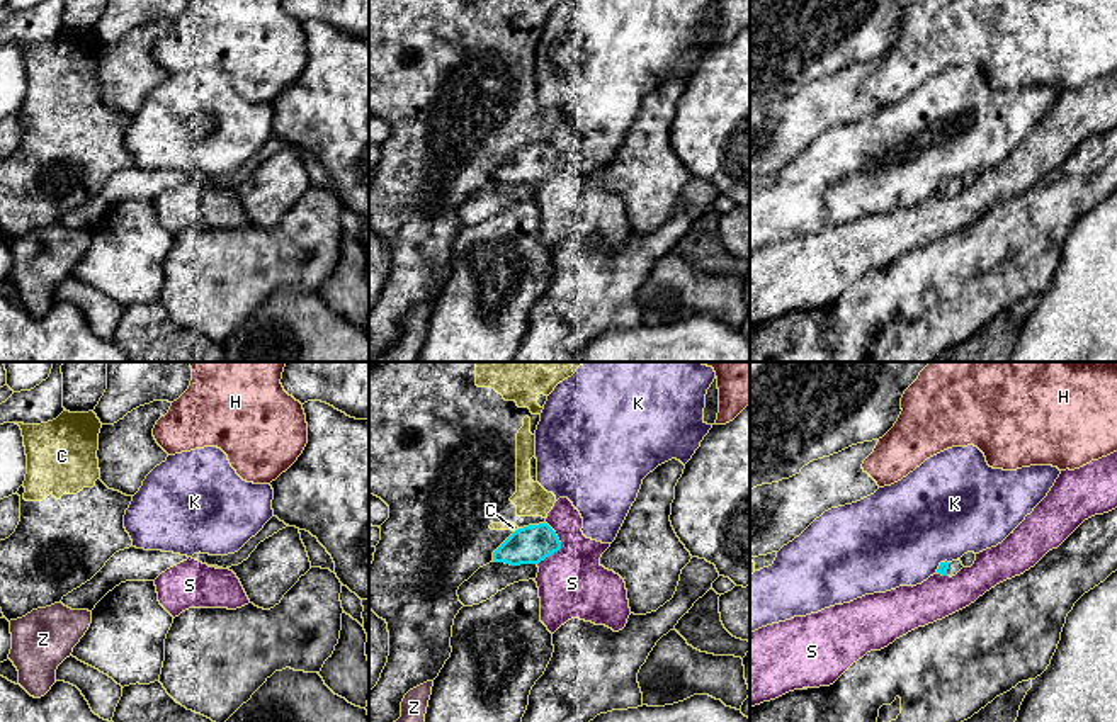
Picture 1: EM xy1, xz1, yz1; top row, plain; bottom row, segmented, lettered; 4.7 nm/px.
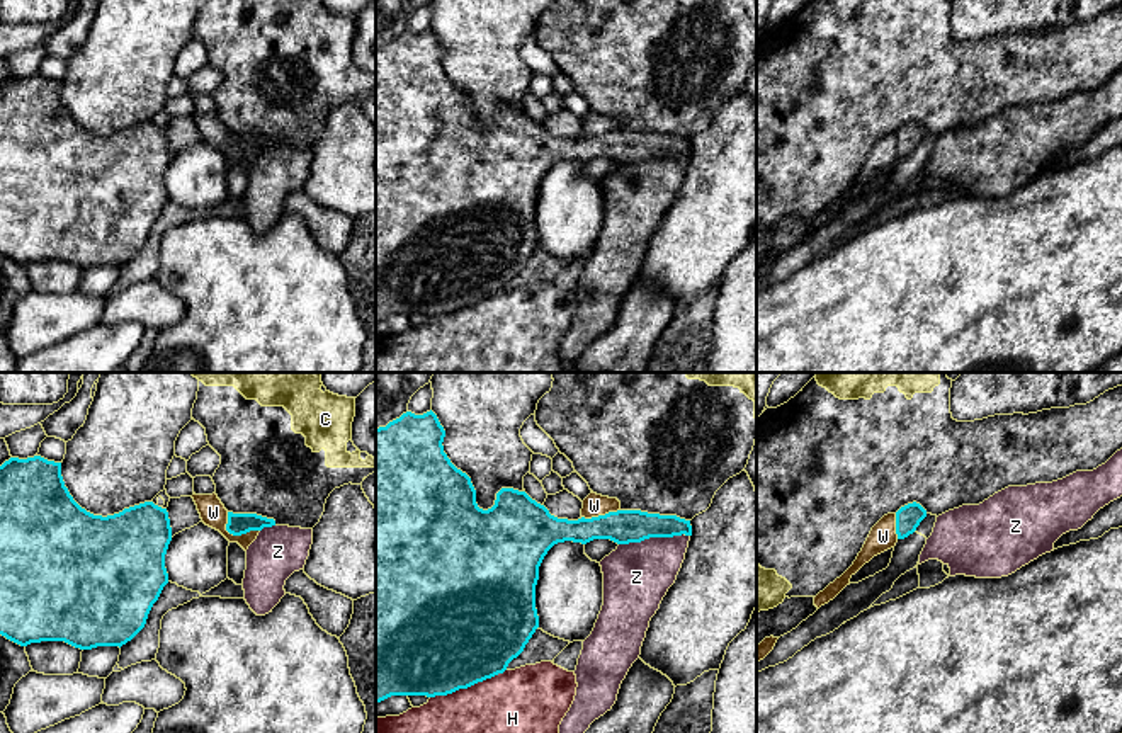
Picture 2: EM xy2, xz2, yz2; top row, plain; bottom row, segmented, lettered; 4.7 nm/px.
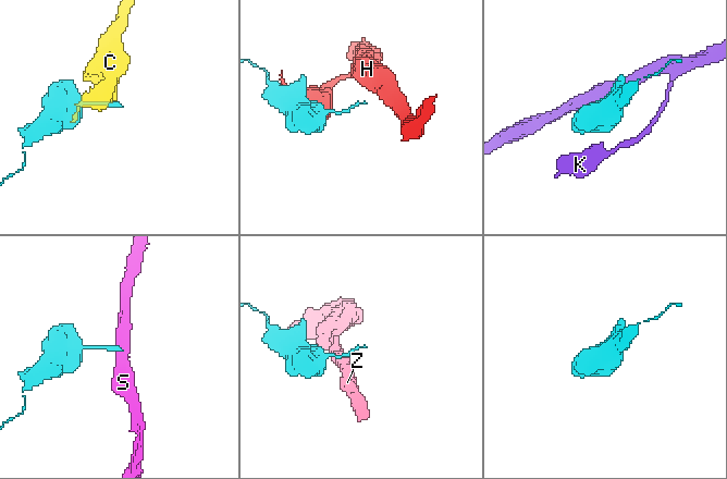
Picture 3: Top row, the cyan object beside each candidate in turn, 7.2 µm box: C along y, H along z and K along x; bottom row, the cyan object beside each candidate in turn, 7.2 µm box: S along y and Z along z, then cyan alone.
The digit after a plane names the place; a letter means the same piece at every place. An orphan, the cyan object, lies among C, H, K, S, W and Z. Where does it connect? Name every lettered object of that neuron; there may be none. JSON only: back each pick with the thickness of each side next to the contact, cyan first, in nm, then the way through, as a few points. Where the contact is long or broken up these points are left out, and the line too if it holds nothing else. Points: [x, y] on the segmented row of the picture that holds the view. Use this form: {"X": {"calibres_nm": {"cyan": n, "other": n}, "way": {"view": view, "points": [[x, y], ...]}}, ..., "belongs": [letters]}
{"belongs": []}

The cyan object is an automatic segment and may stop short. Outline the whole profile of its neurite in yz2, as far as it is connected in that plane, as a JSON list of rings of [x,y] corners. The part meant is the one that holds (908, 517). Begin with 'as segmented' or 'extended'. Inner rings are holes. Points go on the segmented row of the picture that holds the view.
as segmented | [[[916,502],[901,507],[896,512],[898,539],[904,539],[910,534],[913,534],[925,517],[926,517],[926,510]]]

